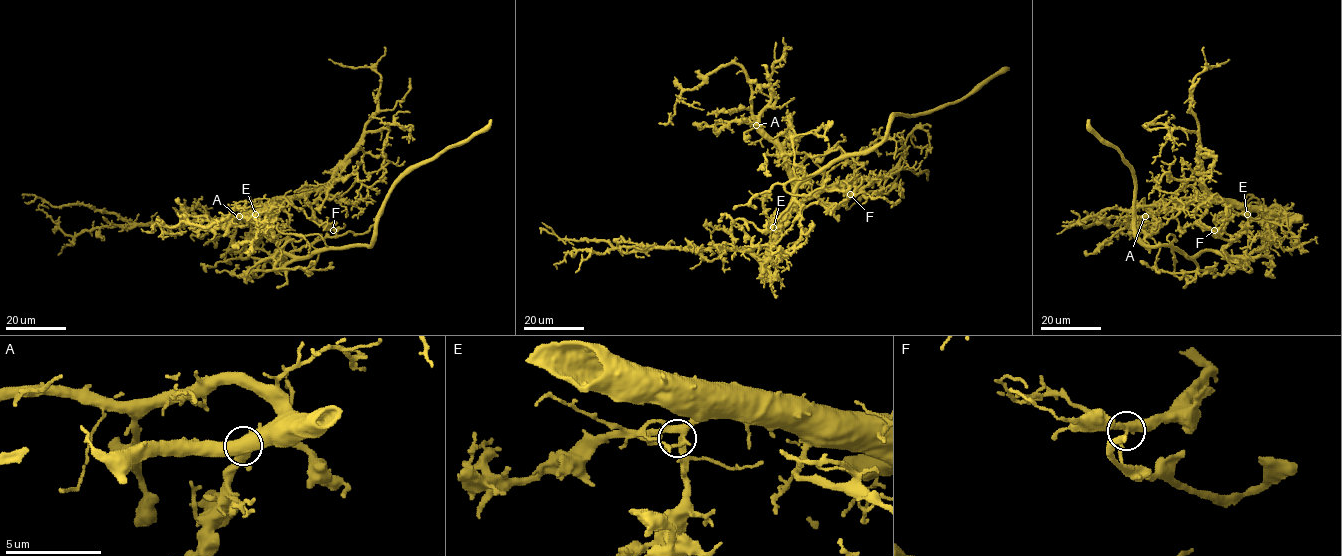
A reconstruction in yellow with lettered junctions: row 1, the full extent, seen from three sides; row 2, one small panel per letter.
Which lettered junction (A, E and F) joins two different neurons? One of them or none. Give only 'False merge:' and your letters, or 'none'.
False merge: F

